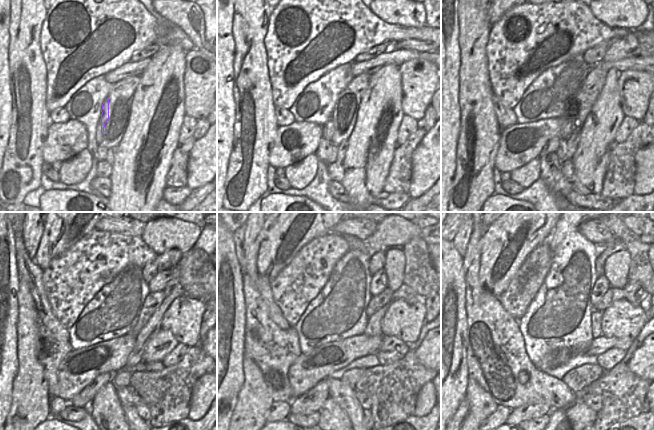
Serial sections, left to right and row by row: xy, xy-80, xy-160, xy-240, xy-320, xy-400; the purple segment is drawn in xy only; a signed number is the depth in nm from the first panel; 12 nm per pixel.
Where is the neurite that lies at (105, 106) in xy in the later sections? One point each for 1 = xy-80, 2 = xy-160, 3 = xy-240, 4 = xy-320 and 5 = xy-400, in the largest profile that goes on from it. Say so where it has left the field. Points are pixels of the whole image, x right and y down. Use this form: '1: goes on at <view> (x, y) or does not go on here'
1: goes on at xy-80 (327, 133)
2: goes on at xy-160 (553, 144)
3: goes on at xy-240 (84, 398)
4: goes on at xy-320 (310, 402)
5: goes on at xy-400 (526, 412)

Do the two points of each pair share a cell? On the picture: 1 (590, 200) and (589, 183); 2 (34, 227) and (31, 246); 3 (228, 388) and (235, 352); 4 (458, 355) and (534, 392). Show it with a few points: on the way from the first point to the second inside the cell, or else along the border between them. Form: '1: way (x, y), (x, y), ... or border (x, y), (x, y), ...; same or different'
1: border (573, 190), (581, 194), (600, 194); different
2: way (31, 232), (31, 241); same
3: way (228, 379), (230, 361); same
4: border (466, 335), (468, 375); different

